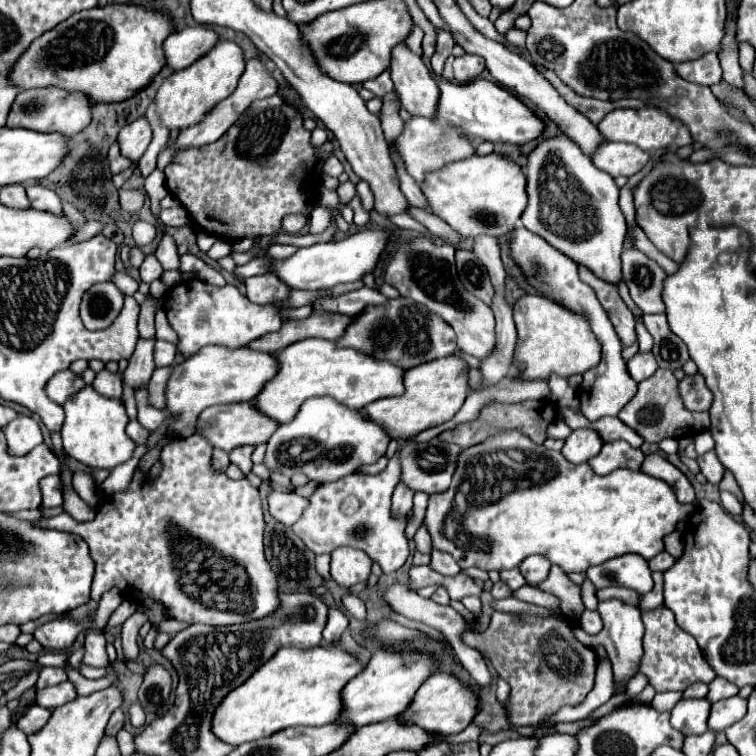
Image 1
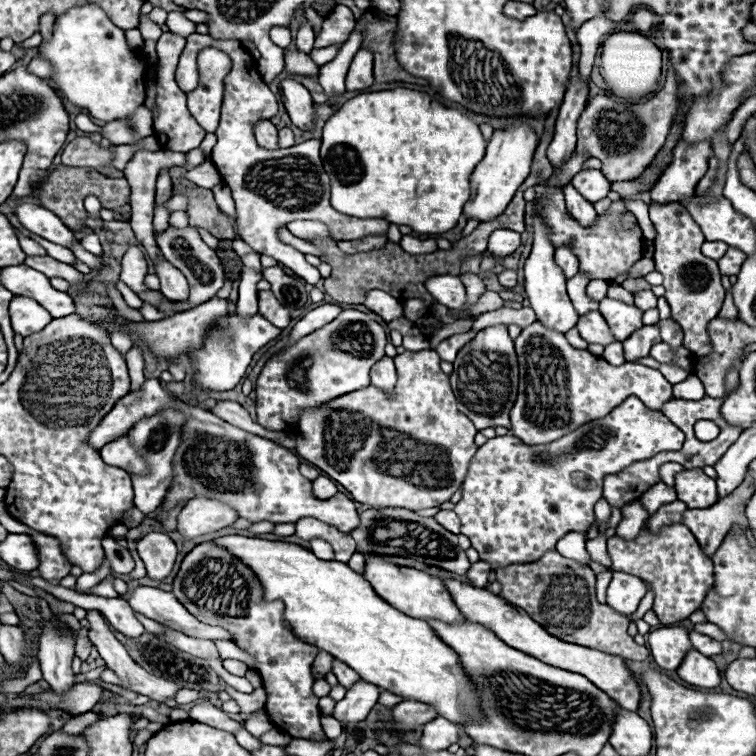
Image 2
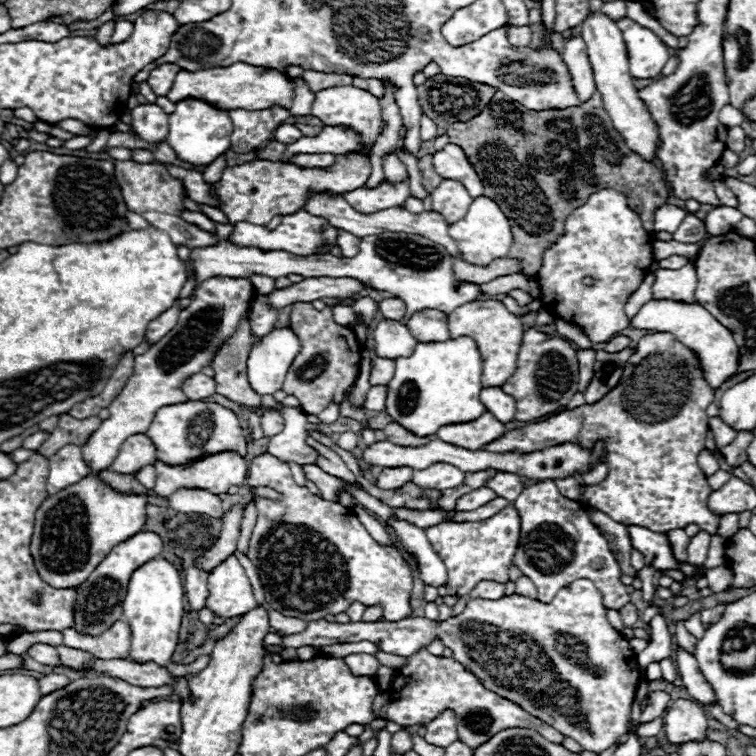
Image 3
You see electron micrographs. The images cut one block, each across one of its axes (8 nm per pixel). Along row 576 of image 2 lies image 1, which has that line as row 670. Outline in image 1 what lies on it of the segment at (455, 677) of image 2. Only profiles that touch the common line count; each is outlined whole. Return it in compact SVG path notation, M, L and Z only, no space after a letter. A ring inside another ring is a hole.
M328 644L328 646L316 646L316 648L280 648L272 660L262 664L252 678L248 678L242 686L232 690L222 704L216 708L212 718L212 732L232 744L240 746L244 742L270 736L278 730L284 730L288 726L324 726L334 722L342 714L342 688L352 680L356 674L360 674L366 668L364 662L360 662L354 654L346 652L340 644Z

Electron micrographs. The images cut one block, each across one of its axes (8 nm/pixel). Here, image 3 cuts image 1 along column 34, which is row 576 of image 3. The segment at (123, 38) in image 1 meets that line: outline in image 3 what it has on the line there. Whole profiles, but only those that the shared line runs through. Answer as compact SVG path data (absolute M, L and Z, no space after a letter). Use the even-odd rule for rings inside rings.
M94 474L66 490L48 496L36 512L30 554L44 582L54 588L74 588L126 538L142 530L146 522L146 496L124 496L104 486Z

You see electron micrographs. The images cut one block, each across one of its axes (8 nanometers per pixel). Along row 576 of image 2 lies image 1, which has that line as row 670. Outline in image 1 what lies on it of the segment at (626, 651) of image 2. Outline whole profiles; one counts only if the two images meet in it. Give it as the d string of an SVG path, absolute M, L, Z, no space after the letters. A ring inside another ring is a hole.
M494 612L492 622L482 632L466 634L468 646L482 652L492 662L498 676L510 684L506 718L512 726L536 726L548 720L562 706L578 706L594 686L598 656L574 636L572 620L536 614Z

